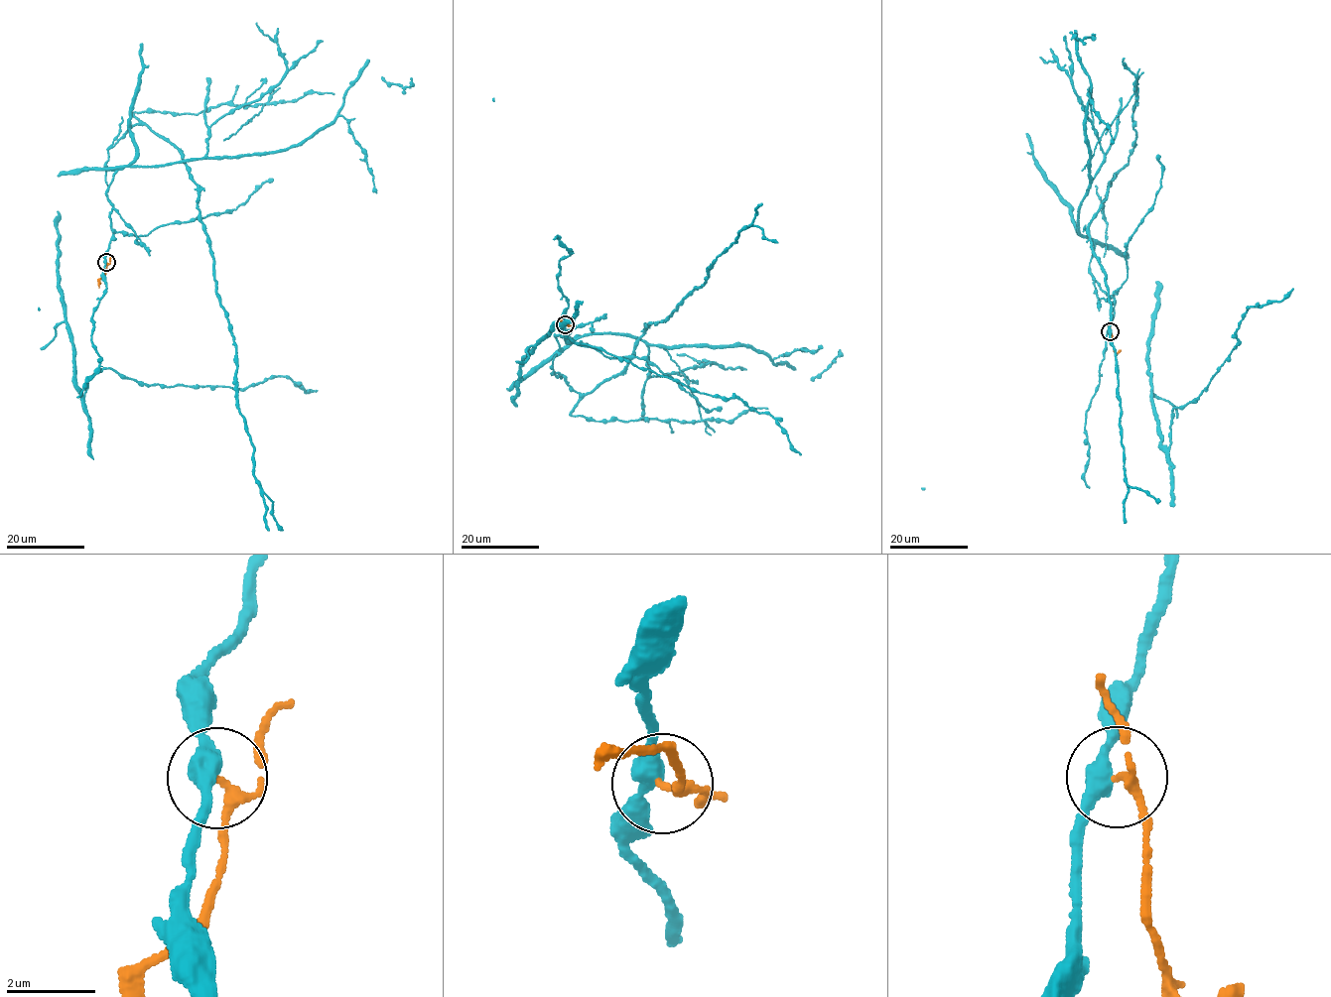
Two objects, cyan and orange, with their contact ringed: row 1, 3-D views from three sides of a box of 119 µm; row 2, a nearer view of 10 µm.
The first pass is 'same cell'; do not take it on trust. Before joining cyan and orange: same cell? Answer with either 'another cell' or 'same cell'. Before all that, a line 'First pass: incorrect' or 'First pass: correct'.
First pass: incorrect
another cell

